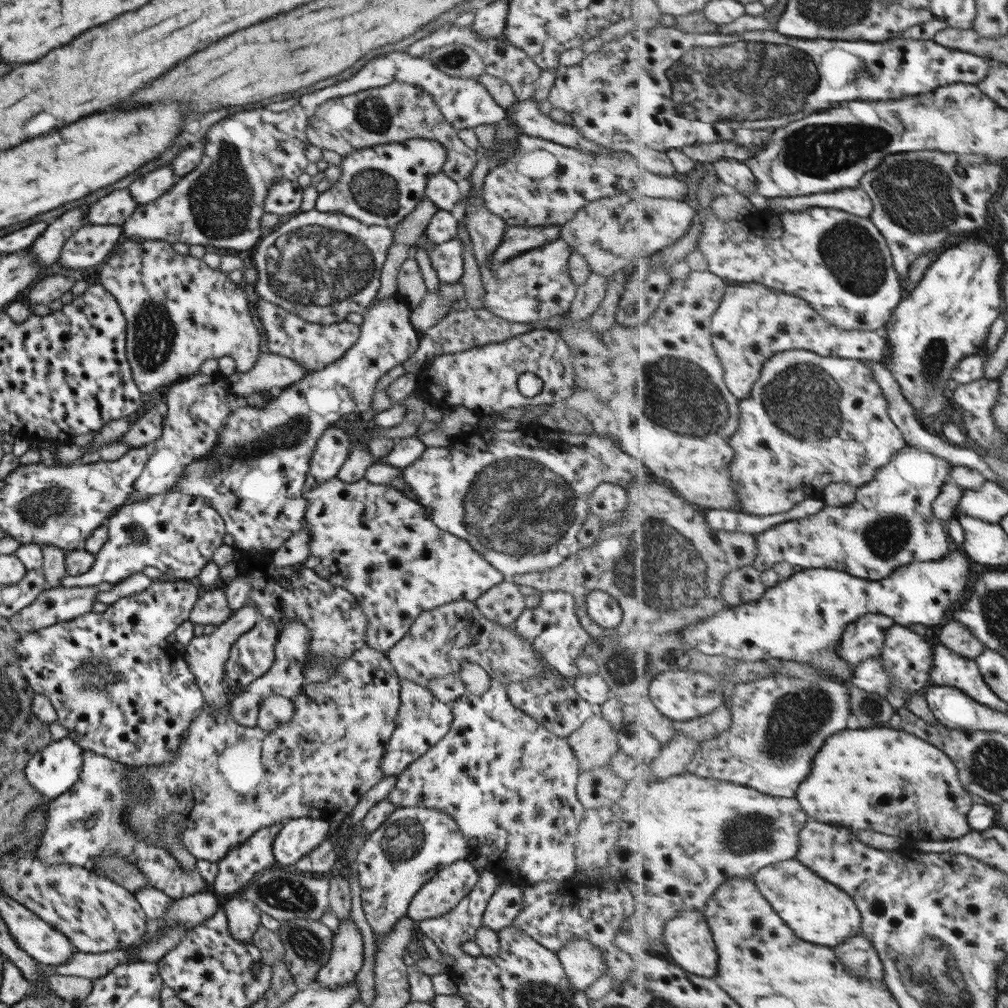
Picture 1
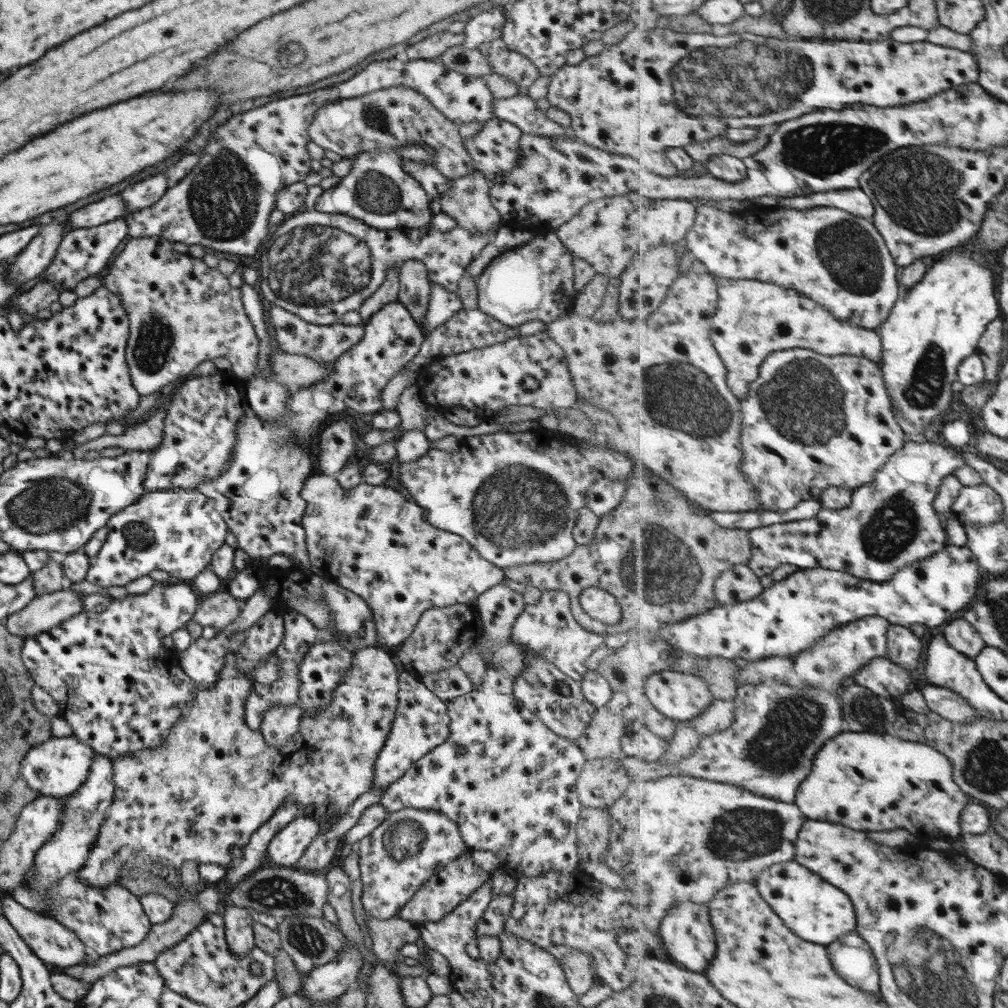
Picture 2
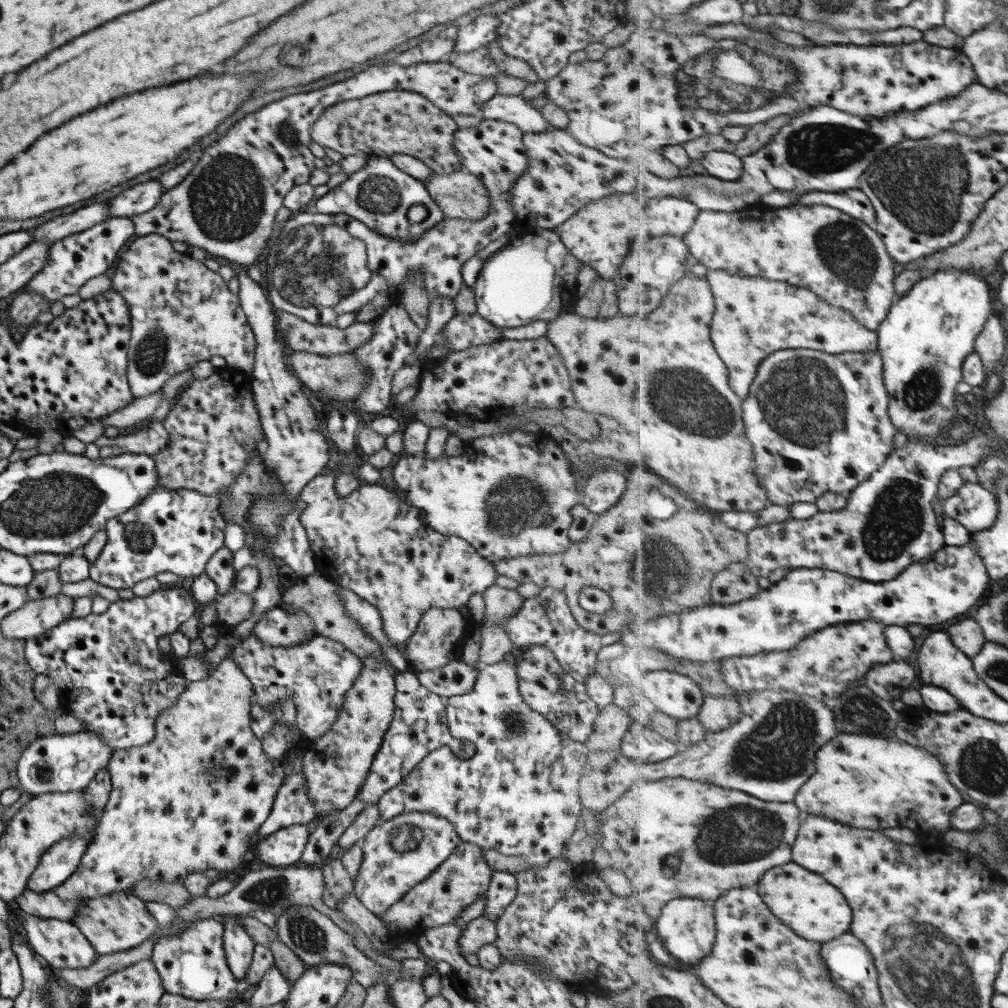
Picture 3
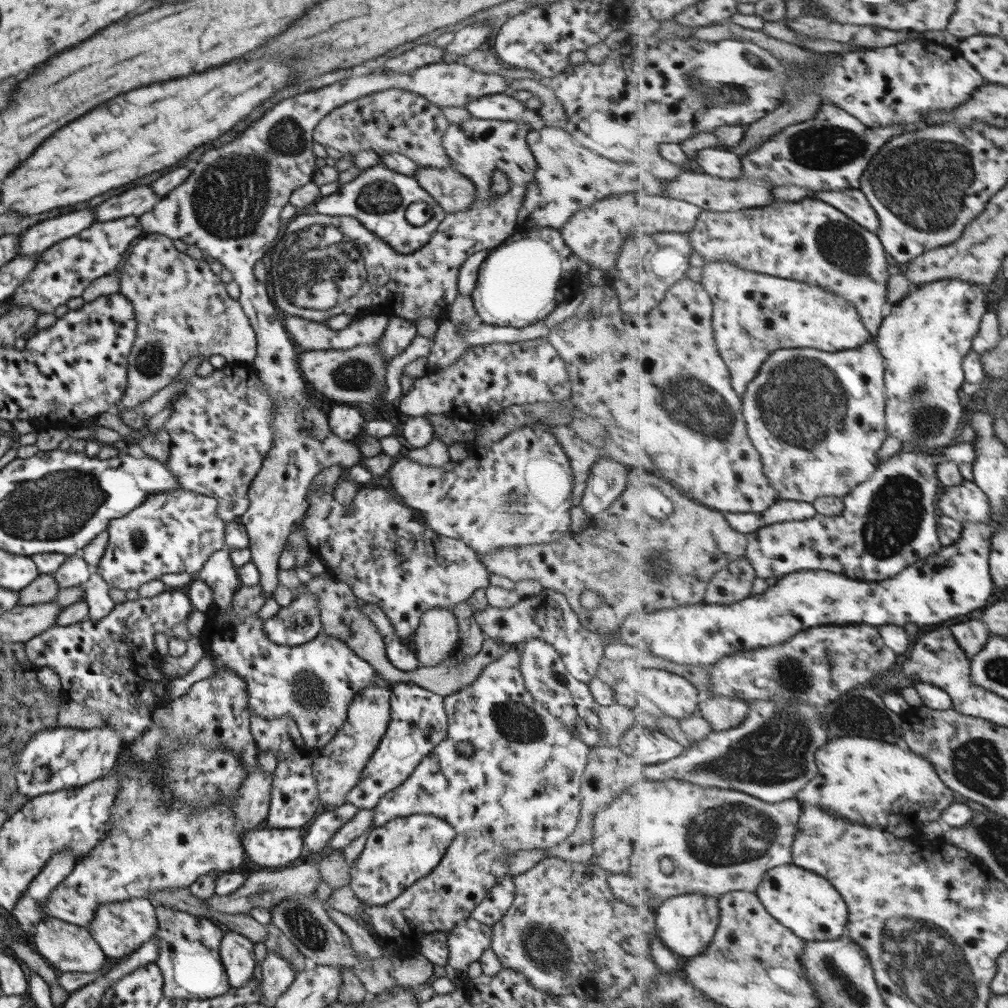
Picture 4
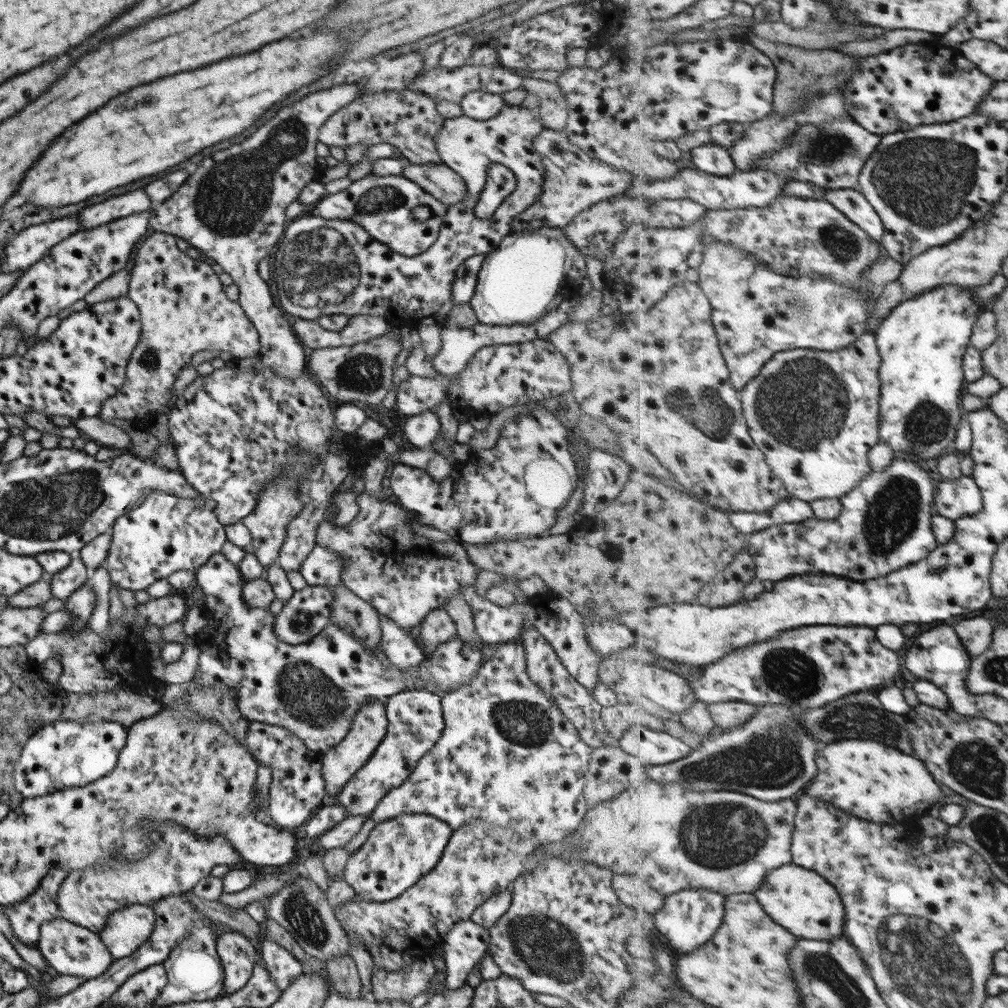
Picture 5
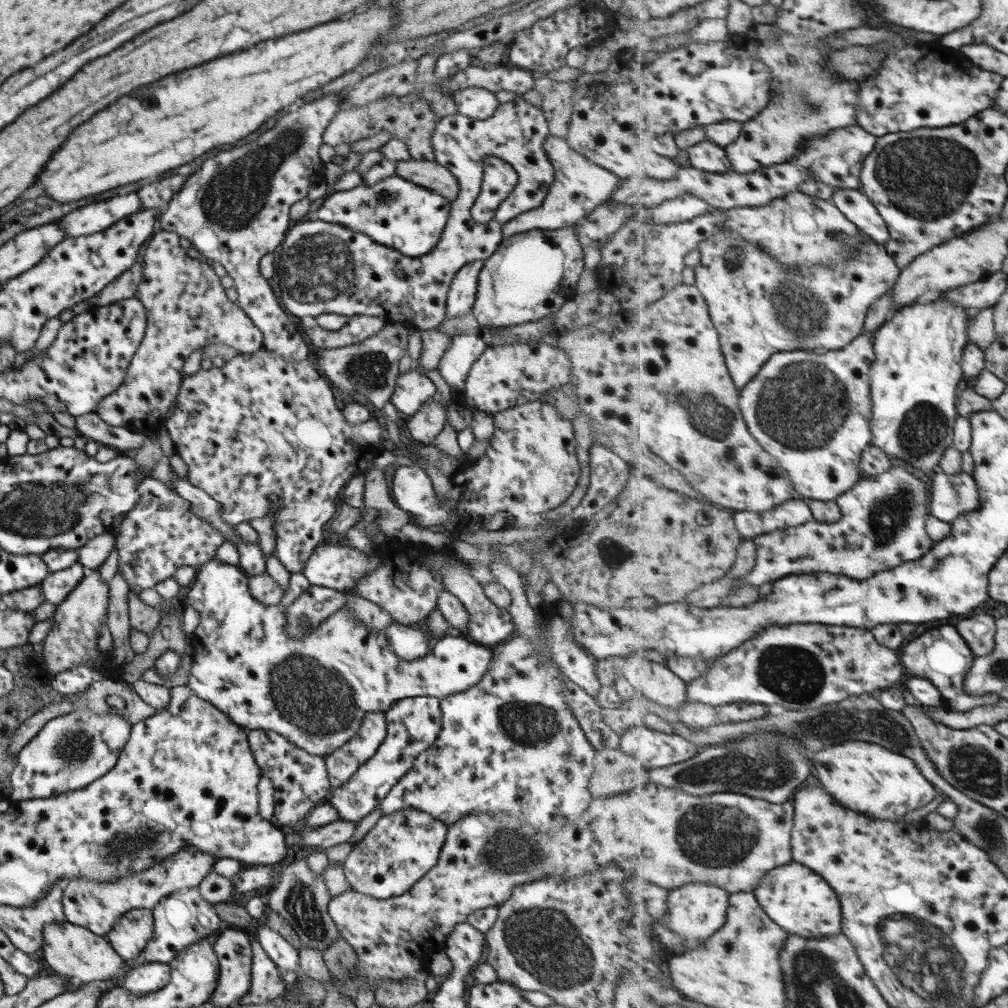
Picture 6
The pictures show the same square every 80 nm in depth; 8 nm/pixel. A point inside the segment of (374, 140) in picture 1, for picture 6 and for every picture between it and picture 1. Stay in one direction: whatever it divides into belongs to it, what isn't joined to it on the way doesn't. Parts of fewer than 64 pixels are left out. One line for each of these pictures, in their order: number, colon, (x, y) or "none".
2: (397, 116)
3: (396, 121)
4: (390, 121)
5: (407, 120)
6: (410, 119)

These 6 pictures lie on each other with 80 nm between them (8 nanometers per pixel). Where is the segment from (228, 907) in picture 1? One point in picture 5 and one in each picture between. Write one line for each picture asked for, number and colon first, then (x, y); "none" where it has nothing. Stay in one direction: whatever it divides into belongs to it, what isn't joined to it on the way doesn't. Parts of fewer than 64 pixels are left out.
2: (238, 922)
3: (237, 944)
4: (236, 954)
5: (236, 955)

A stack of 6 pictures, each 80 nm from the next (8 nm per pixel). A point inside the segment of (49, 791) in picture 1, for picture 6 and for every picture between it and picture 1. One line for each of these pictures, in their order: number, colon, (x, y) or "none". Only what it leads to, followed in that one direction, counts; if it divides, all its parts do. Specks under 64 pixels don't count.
2: (56, 767)
3: (62, 763)
4: (67, 758)
5: (62, 754)
6: (68, 752)

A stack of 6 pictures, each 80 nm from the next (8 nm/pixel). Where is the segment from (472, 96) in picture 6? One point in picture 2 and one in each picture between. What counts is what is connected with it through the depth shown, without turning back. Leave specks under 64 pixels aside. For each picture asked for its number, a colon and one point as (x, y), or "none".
2: (519, 110)
3: (516, 110)
4: (500, 106)
5: (477, 105)

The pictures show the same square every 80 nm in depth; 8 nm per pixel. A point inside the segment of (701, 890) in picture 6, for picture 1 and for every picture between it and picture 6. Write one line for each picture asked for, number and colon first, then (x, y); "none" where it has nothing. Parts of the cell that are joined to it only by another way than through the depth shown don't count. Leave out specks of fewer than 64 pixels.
1: (690, 943)
2: (688, 933)
3: (687, 926)
4: (687, 923)
5: (688, 919)

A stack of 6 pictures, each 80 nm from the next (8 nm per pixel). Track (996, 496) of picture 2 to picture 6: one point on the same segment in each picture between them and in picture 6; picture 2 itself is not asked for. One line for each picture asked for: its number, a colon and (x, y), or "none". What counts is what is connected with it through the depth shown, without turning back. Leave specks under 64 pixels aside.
3: (977, 508)
4: (967, 502)
5: (961, 497)
6: (951, 495)

